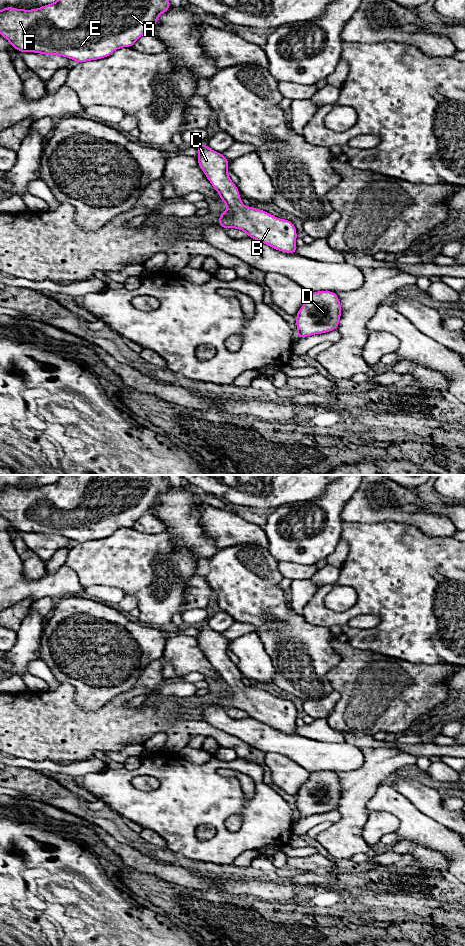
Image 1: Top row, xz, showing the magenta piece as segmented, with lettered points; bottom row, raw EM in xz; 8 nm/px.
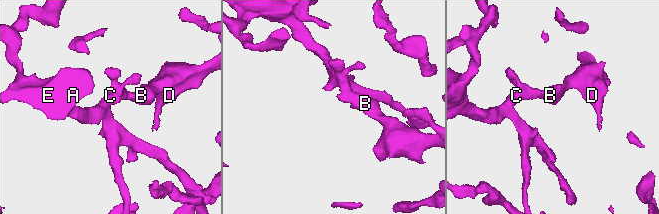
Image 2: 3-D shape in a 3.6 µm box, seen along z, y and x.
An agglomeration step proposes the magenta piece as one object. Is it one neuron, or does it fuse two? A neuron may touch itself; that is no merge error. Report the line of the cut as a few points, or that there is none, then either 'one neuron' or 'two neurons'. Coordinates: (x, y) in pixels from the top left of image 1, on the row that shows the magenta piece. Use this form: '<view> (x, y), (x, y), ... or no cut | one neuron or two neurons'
no cut | one neuron

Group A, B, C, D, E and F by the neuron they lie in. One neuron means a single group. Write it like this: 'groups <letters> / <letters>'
groups A B C D E F

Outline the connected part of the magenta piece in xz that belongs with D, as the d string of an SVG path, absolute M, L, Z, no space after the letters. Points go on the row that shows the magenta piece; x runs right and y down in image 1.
M310 292L308 300L301 306L296 314L296 327L298 330L296 339L337 330L340 318L341 303L336 292Z

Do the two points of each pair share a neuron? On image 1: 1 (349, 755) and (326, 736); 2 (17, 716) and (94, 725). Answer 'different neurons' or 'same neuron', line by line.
1: different neurons
2: same neuron

